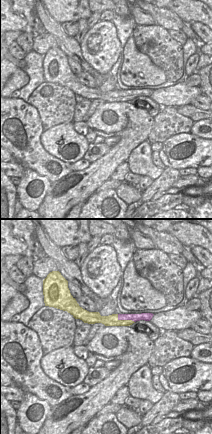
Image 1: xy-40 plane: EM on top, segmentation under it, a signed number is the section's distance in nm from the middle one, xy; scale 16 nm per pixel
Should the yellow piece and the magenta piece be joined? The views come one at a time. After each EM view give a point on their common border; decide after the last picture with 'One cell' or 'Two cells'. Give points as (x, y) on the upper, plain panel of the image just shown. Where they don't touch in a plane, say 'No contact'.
Touches yellow at (124, 96).

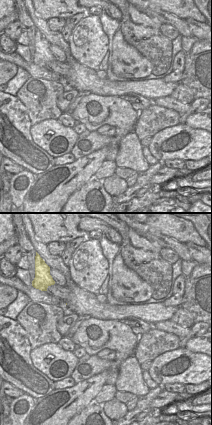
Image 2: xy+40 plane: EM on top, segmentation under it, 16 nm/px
No contact.

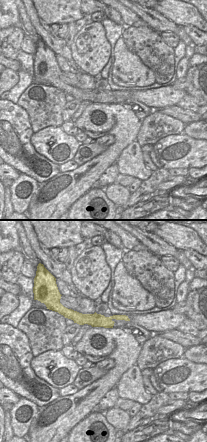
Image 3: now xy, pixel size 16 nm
No contact.

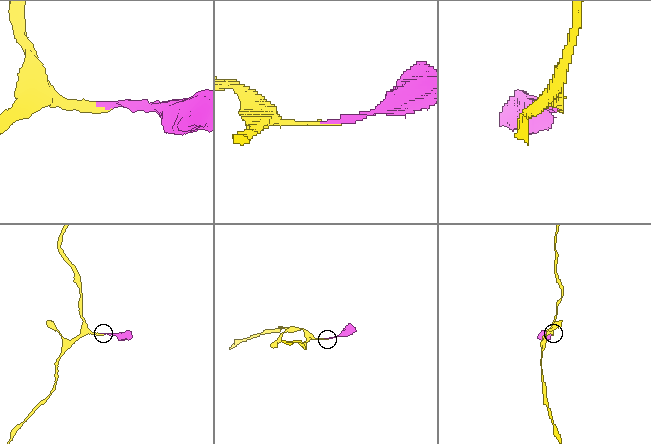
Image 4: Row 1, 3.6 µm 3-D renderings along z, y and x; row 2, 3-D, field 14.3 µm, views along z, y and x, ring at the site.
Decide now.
One cell.

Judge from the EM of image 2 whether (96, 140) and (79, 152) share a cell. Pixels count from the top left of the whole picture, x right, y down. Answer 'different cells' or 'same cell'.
same cell

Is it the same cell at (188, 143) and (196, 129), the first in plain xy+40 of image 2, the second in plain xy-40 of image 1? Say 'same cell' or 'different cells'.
different cells

